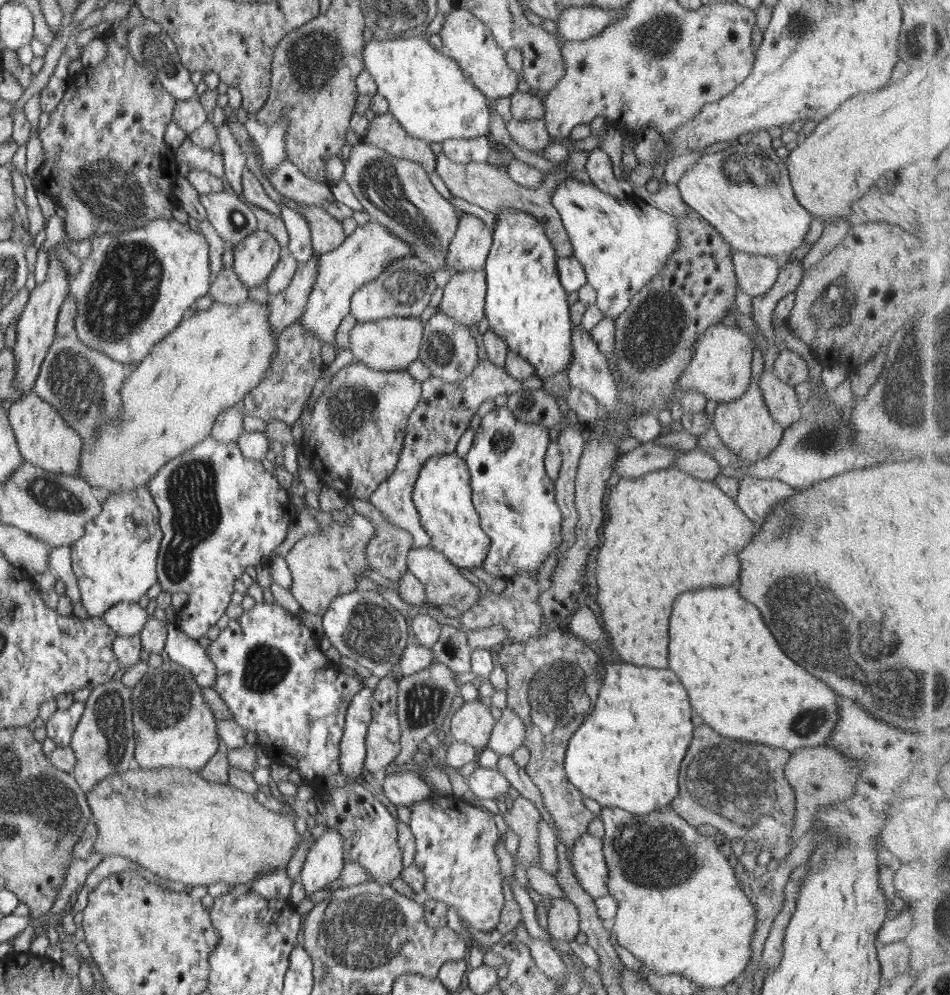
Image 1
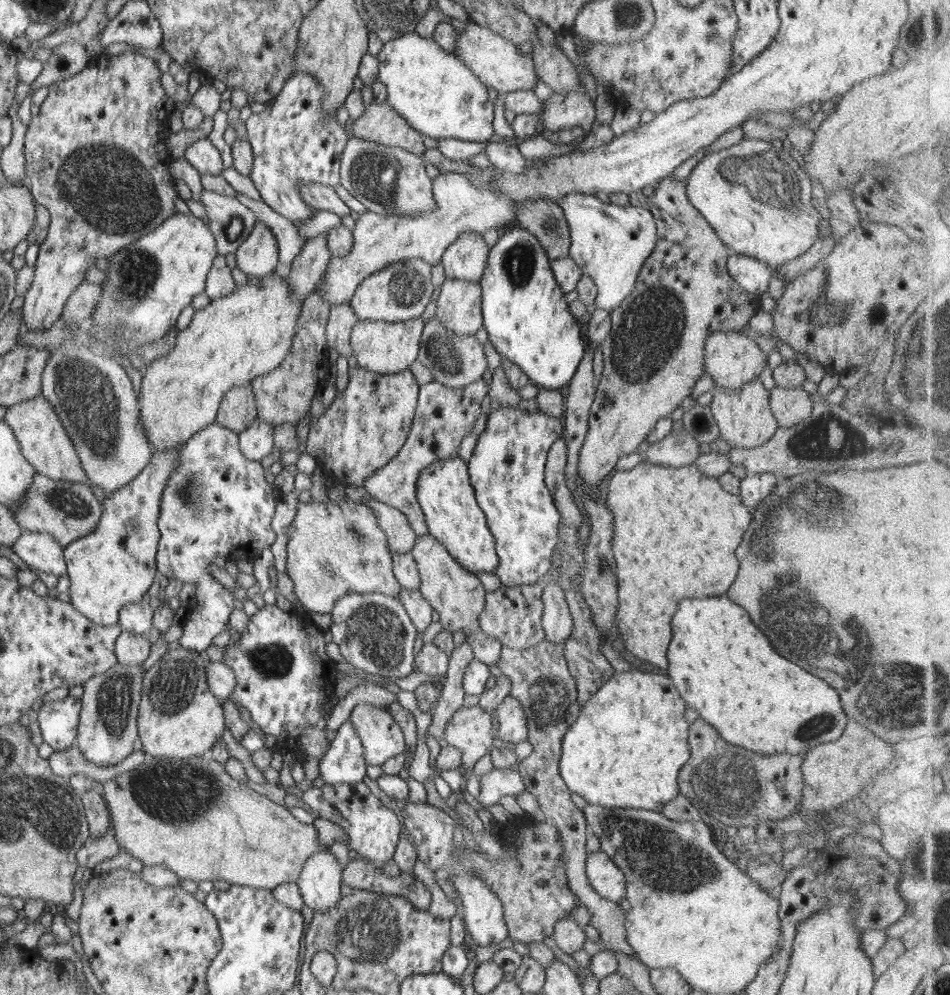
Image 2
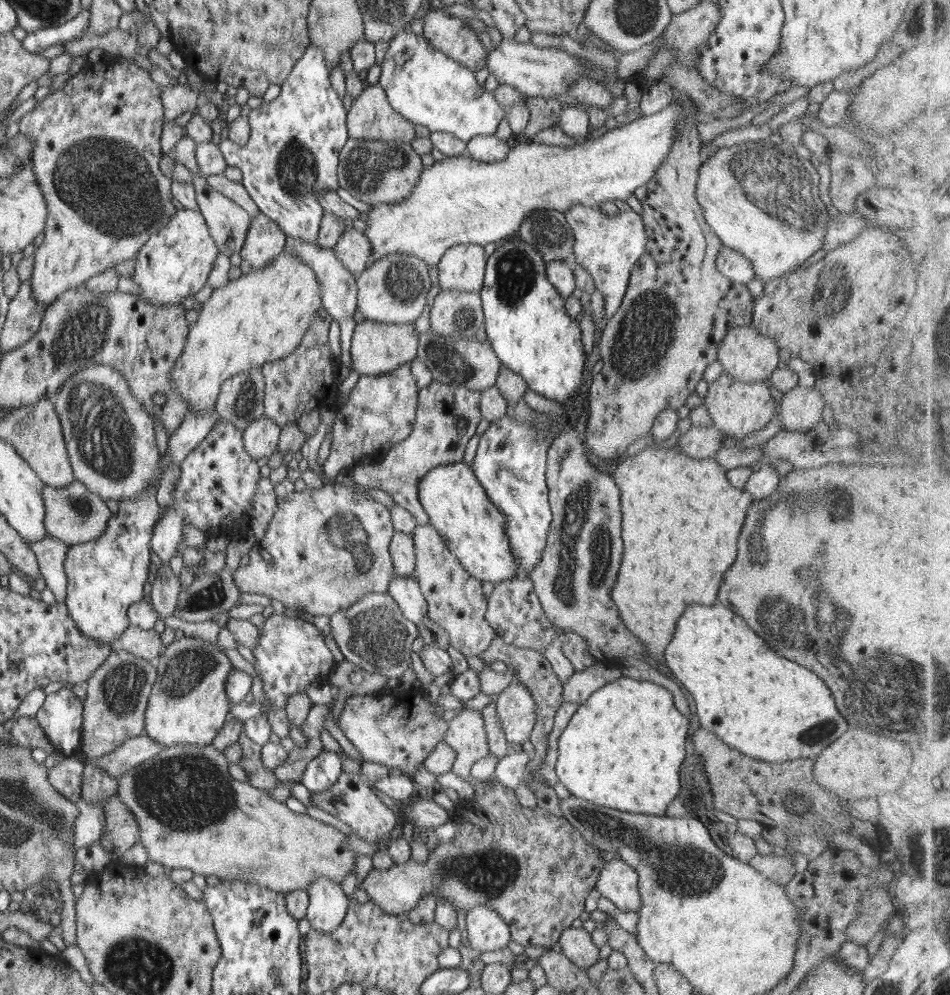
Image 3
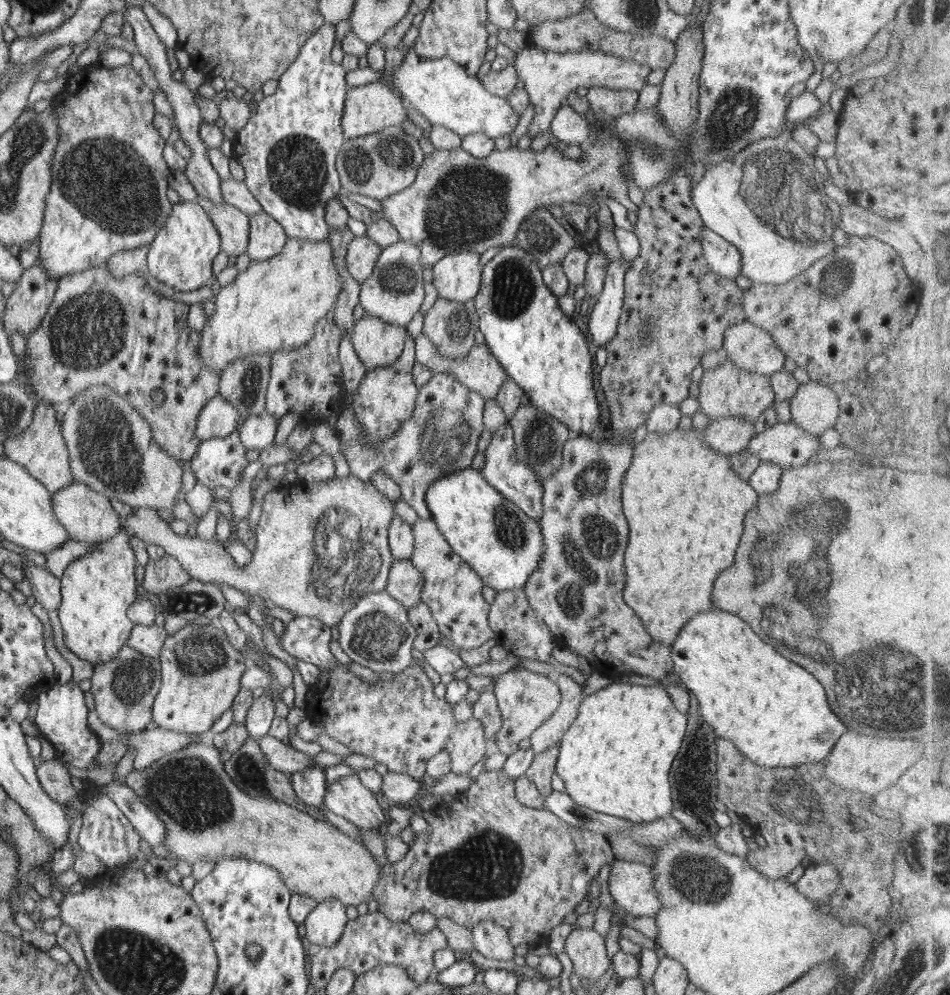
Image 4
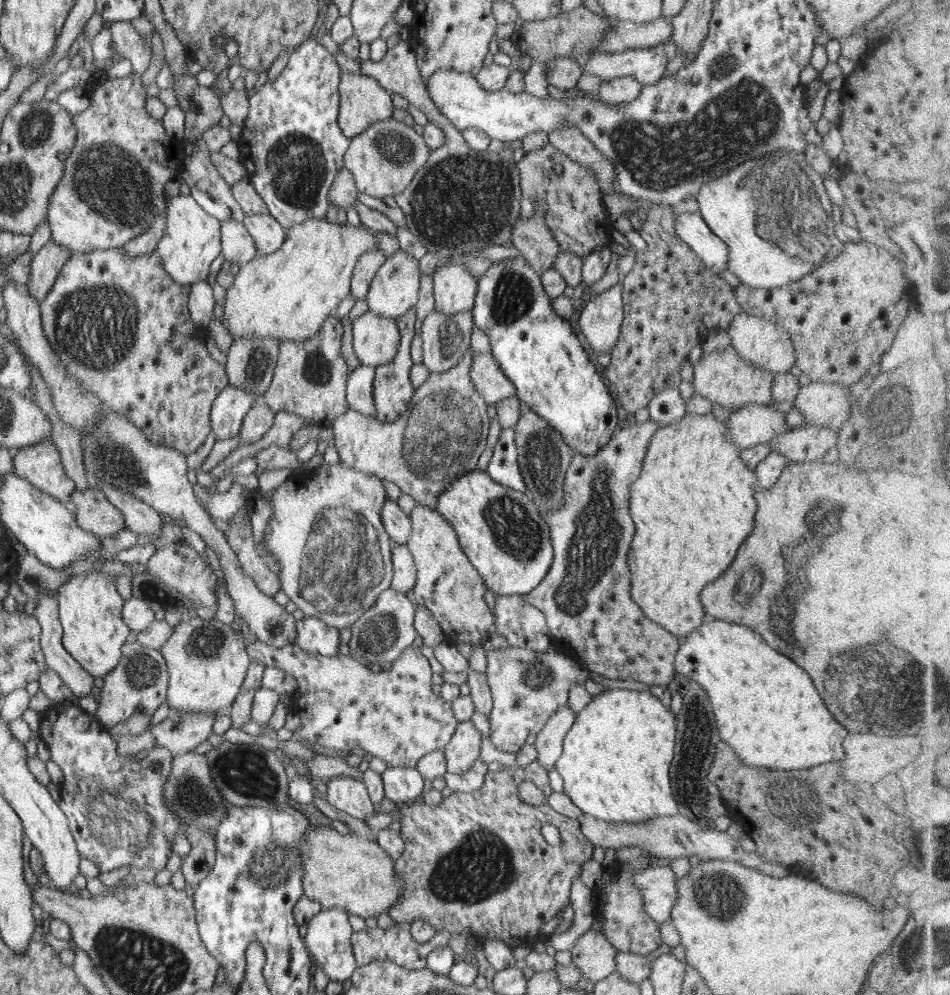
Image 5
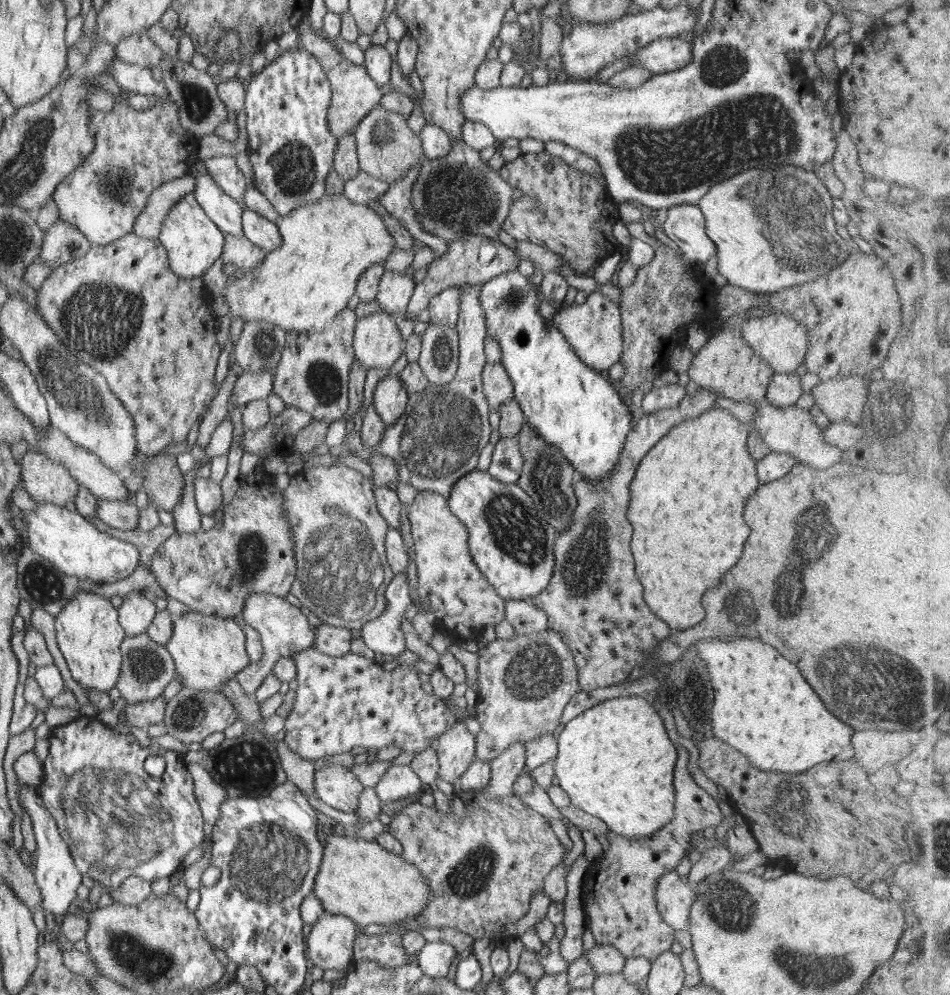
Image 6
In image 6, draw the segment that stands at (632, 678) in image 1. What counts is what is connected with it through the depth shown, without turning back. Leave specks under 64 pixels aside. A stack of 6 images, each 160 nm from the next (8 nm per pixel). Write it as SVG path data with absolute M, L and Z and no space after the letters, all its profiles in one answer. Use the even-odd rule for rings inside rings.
M618 696L599 702L568 720L557 736L554 776L570 805L602 820L611 833L621 837L652 835L673 818L672 771L676 751L674 739L667 737L661 718L642 697Z

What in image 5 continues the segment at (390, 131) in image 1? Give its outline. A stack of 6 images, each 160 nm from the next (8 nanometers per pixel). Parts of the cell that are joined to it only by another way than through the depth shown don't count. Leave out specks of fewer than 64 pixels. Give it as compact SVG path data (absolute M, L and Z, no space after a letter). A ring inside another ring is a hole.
M340 73L338 82L339 104L337 124L345 138L353 138L363 132L370 124L379 120L387 120L392 116L394 106L391 96L375 79L364 74Z

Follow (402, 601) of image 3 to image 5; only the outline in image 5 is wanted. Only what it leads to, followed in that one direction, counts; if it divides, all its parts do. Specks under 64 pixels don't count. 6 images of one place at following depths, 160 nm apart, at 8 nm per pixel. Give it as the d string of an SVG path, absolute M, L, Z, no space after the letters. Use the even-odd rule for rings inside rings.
M391 543L390 561L392 575L389 587L395 592L401 593L412 590L416 579L416 568L405 544Z

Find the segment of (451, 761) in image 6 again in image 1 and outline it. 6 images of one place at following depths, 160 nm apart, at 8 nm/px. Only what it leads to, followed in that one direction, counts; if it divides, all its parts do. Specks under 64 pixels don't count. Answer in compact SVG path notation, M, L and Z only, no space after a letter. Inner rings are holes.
M481 699L463 702L450 716L451 740L469 744L479 753L486 746L494 726L488 707Z

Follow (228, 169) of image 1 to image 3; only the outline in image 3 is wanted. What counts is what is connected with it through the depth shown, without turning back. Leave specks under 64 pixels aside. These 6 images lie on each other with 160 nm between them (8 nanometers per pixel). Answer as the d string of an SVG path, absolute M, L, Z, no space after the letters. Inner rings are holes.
M286 236L283 252L297 257L297 259L301 260L301 263L305 263L315 274L321 290L322 310L339 323L340 363L343 363L351 372L353 368L351 367L349 349L352 332L356 326L353 321L353 314L356 310L356 277L349 270L345 270L341 262L335 259L332 249L321 249L314 243L305 244L302 240Z

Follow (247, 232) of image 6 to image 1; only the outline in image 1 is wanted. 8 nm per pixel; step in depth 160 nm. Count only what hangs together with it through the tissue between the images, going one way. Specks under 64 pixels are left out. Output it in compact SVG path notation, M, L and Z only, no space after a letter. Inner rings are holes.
M258 226L231 249L233 273L248 290L265 283L277 265L280 246L272 234Z

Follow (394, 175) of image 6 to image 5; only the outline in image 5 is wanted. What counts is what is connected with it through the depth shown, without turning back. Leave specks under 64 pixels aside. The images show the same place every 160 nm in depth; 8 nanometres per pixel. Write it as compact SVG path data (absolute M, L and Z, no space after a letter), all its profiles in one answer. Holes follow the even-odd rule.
M379 120L350 138L342 156L342 166L351 174L358 193L377 198L399 194L429 156L428 146L411 126L395 120Z

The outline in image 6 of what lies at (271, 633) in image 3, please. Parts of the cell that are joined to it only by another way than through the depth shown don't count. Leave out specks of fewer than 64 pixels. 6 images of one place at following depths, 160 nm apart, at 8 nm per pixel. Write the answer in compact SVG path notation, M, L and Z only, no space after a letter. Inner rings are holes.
M324 622L314 626L312 647L329 656L340 657L349 653L349 630L326 625Z

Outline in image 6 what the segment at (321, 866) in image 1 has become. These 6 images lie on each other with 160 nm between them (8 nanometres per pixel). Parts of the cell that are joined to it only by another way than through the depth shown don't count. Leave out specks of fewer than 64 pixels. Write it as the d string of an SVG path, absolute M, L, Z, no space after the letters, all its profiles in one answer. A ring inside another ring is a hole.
M323 913L311 925L309 934L305 938L305 952L307 958L312 960L314 966L325 970L340 970L344 972L349 968L352 958L352 946L355 943L355 924L346 916L340 914Z

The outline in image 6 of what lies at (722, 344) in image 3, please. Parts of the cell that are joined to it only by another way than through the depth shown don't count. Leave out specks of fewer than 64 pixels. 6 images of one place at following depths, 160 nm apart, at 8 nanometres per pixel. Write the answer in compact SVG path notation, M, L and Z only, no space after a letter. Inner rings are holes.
M780 311L741 322L737 330L752 352L767 366L770 366L775 373L794 372L795 368L807 356L808 336L805 327L793 317Z

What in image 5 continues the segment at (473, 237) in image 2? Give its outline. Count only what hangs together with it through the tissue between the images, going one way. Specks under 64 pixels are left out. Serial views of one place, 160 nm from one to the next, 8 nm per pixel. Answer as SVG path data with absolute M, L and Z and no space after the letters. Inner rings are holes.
M449 262L445 266L437 267L433 279L434 310L441 315L457 314L457 312L471 311L476 294L477 281L469 272L465 272L465 266L459 262Z

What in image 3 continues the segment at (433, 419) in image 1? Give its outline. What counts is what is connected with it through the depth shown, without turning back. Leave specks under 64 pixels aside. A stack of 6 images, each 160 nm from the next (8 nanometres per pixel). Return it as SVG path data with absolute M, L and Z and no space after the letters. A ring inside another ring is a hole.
M436 378L423 390L418 390L416 413L412 431L401 442L395 443L382 458L373 465L353 466L348 471L352 481L364 488L379 488L387 492L393 502L414 516L416 525L428 524L428 516L417 496L419 479L437 465L462 462L465 444L475 432L482 418L479 414L480 394L477 391L460 391L458 386L447 386ZM419 414L435 414L429 430L417 426Z

